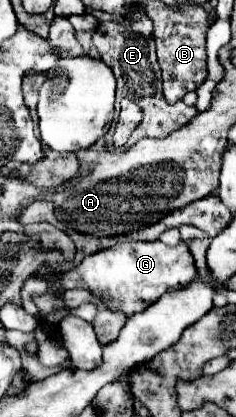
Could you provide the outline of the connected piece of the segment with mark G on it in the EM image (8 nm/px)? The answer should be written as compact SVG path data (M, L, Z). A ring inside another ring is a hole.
M159 240L153 242L119 242L113 248L99 250L87 258L79 266L69 272L53 274L45 266L39 268L39 278L49 284L45 294L33 294L33 302L39 308L39 330L57 342L57 326L45 314L59 314L57 298L63 298L67 290L85 288L93 294L99 294L103 302L107 302L107 310L119 310L127 318L131 314L143 312L151 302L157 302L167 290L179 290L179 286L187 286L191 278L197 278L197 266L193 262L193 254L187 242L179 242L177 246L167 246Z

